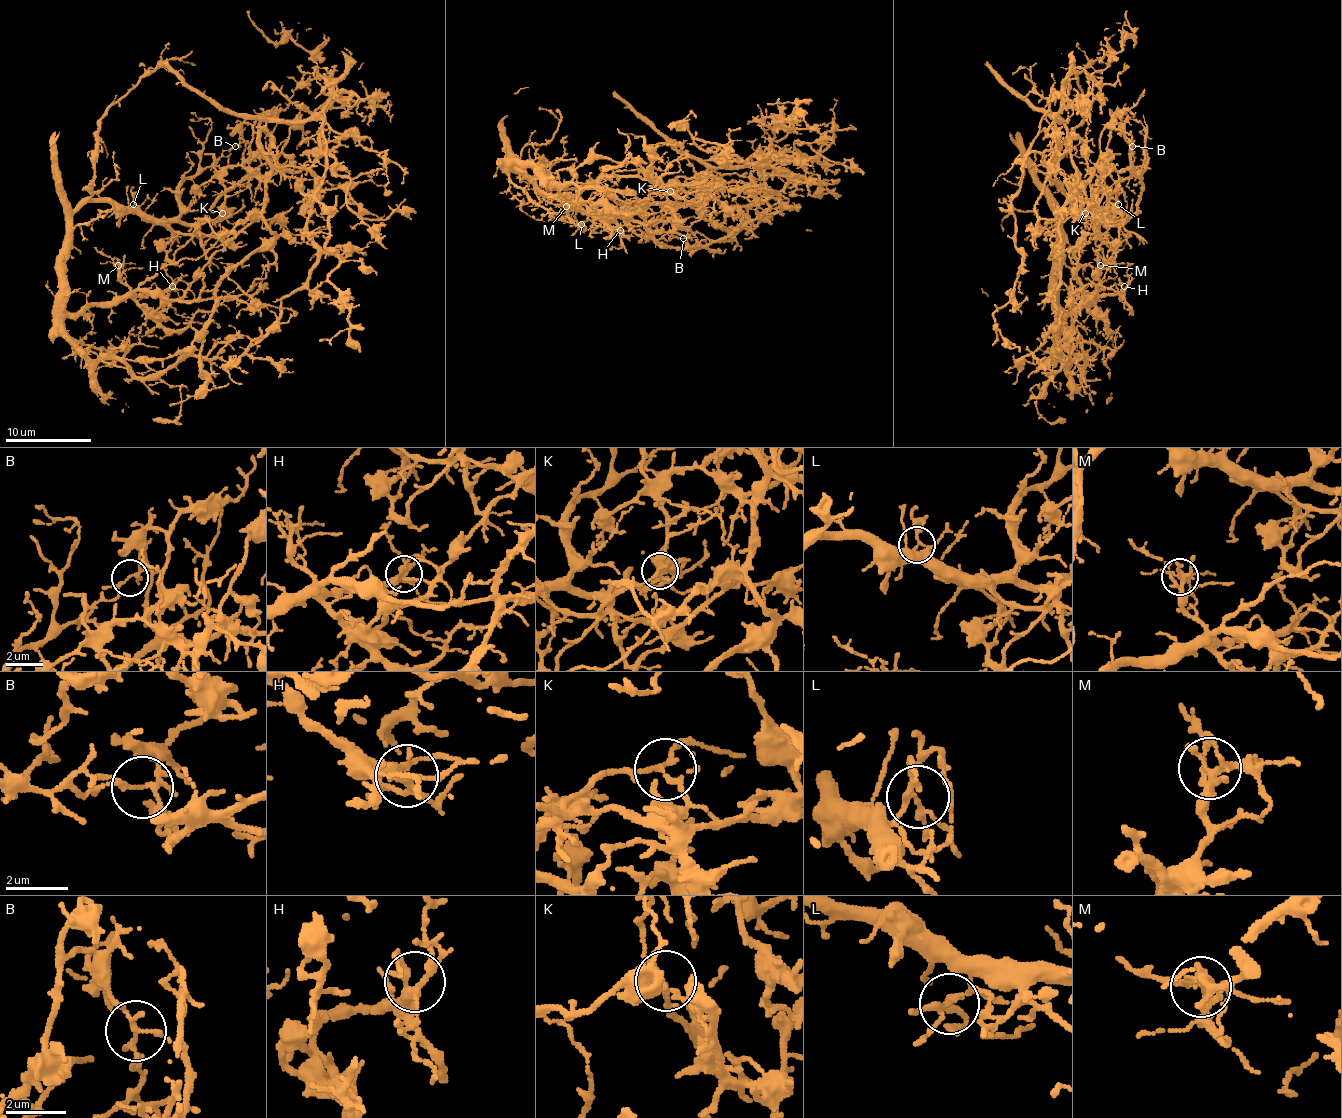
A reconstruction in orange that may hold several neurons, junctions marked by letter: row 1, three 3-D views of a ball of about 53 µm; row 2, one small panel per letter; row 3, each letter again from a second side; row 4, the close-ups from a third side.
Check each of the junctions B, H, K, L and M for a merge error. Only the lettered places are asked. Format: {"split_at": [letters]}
{"split_at": ["B"]}

